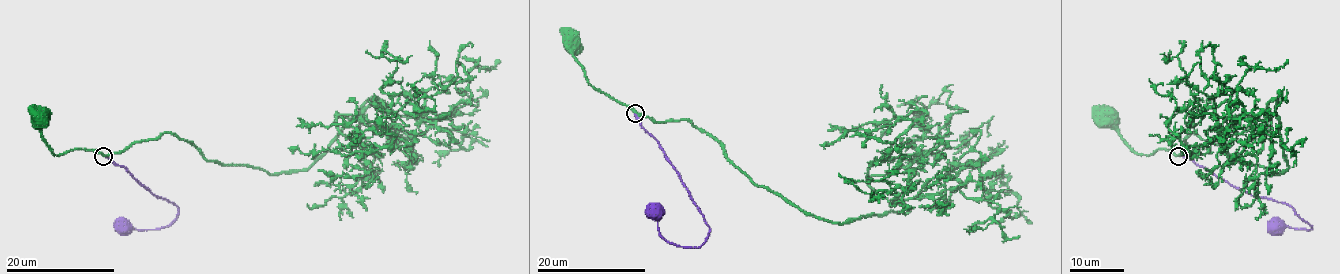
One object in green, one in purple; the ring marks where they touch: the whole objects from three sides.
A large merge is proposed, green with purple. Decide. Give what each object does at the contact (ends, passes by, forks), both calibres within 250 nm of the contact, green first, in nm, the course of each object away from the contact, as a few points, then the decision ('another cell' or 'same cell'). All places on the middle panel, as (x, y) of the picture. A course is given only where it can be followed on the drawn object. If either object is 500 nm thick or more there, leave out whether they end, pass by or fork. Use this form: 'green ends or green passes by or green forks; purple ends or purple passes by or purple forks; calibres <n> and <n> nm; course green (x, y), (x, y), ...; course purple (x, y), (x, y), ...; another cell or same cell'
green passes by; purple ends; calibres 280 and 260 nm; course green (636, 113), (591, 84), (584, 68), (566, 44), (570, 41); course purple (634, 113), (709, 227), (709, 235), (697, 248), (676, 246), (660, 234), (657, 218), (653, 214); another cell

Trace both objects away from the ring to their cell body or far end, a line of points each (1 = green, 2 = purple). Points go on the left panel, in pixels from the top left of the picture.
1: (104, 156), (97, 150), (78, 149), (55, 155), (43, 137), (42, 125), (35, 115), (39, 114)
2: (103, 156), (122, 165), (156, 197), (178, 208), (178, 217), (165, 227), (129, 229), (122, 224)

